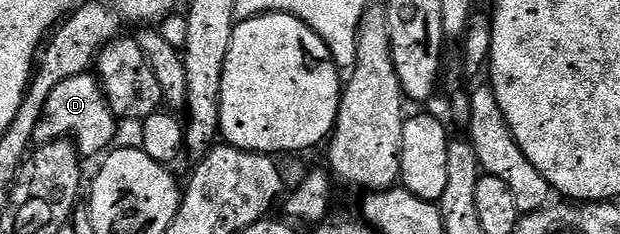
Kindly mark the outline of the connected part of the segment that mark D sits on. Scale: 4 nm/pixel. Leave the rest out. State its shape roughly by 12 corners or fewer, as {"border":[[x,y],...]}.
{"border":[[98,78],[61,81],[34,142],[70,137],[80,156],[114,144],[117,116]]}

